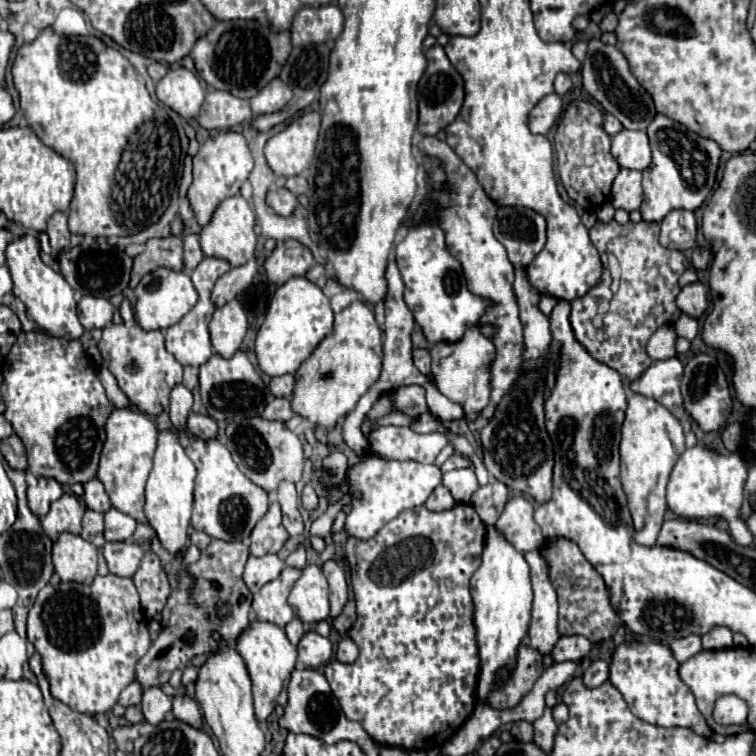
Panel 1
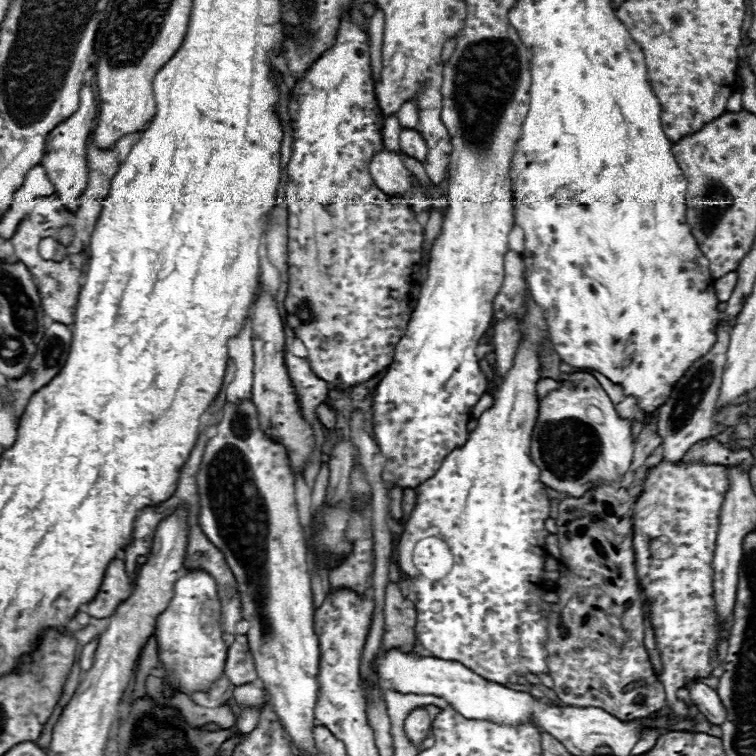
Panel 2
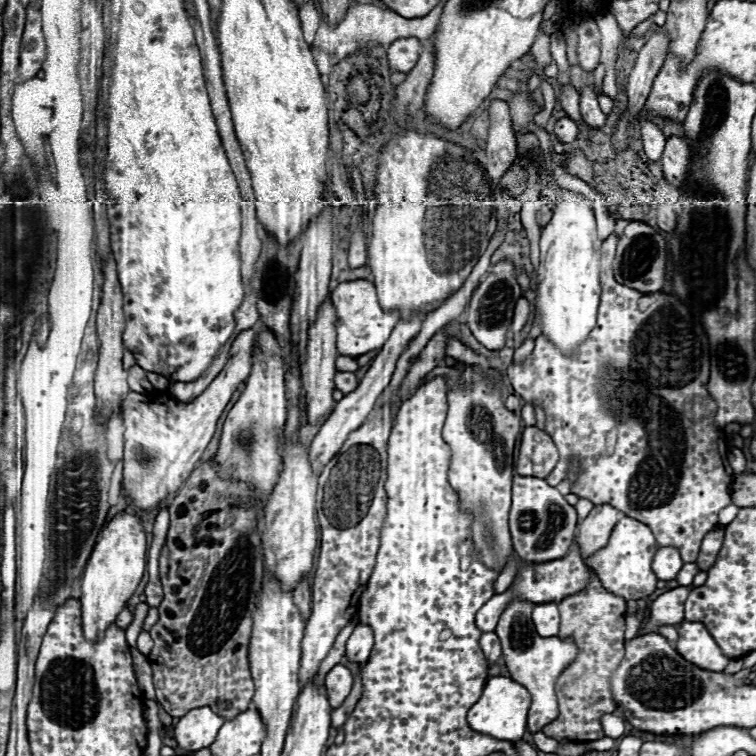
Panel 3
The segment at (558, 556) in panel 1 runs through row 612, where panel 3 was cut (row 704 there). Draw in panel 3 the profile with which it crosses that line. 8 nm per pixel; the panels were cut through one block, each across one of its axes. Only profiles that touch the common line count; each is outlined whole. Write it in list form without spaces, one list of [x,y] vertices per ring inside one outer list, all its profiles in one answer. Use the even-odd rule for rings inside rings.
[[[590,572],[588,586],[558,602],[560,608],[560,638],[574,638],[578,646],[578,658],[560,674],[556,680],[556,696],[560,704],[560,714],[554,722],[544,726],[544,734],[558,742],[574,740],[598,740],[604,738],[600,718],[602,714],[612,714],[616,702],[612,698],[610,678],[624,658],[624,618],[626,618],[626,600],[622,596],[610,594]]]

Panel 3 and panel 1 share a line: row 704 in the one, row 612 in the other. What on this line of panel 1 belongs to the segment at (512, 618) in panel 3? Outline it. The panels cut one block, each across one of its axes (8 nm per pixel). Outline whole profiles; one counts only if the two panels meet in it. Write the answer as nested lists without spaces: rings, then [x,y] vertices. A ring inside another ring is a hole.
[[[538,550],[526,552],[524,554],[528,566],[530,566],[530,580],[532,580],[532,590],[534,590],[534,600],[532,600],[532,620],[530,620],[530,648],[536,652],[550,654],[556,640],[558,640],[558,604],[556,604],[556,592],[550,584],[548,578],[548,566],[542,560]]]

